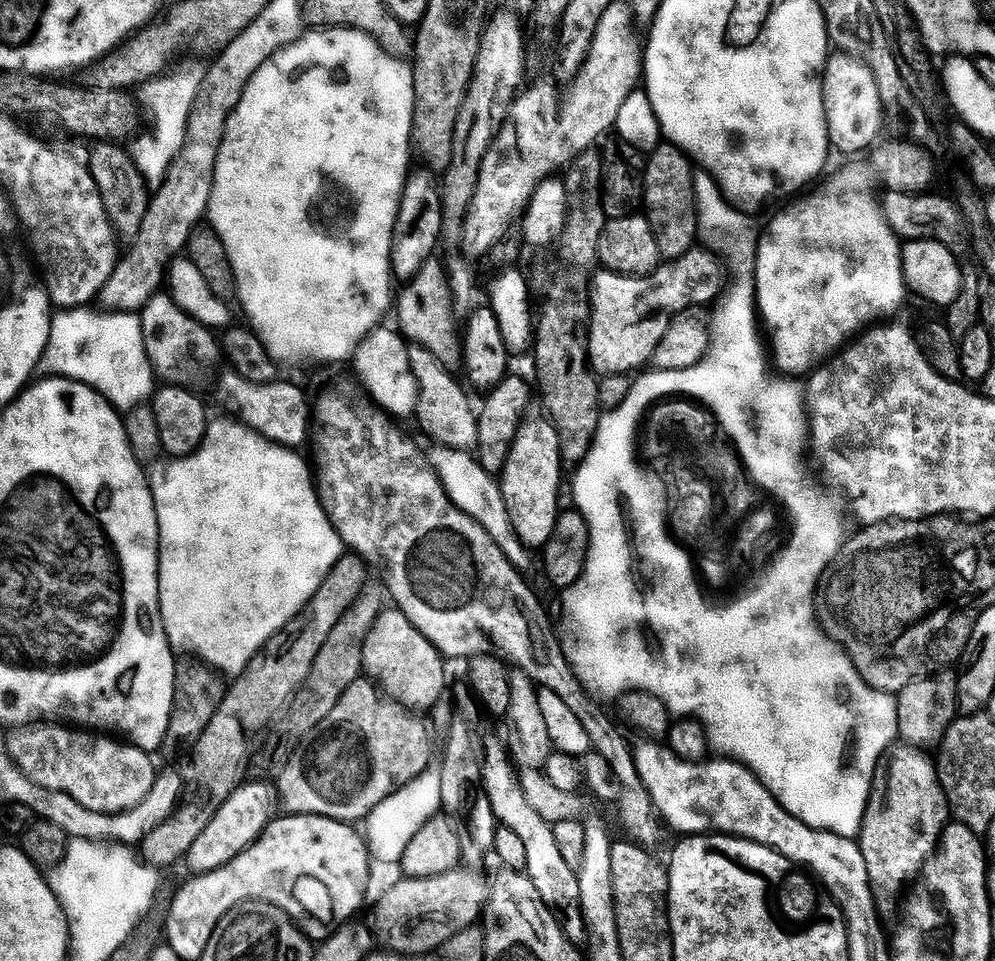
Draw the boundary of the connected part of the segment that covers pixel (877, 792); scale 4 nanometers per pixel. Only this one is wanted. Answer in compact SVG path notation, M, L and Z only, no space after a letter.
M907 746L897 747L891 756L887 761L888 769L885 772L883 769L882 772L884 792L880 786L873 787L872 797L868 800L868 809L864 815L864 825L861 826L858 837L861 852L869 870L869 881L871 883L876 880L876 884L888 884L888 880L909 880L909 878L919 877L920 871L927 866L928 859L932 855L934 857L937 855L941 841L945 837L945 831L950 824L947 794L939 780L939 770L933 757L927 751Z

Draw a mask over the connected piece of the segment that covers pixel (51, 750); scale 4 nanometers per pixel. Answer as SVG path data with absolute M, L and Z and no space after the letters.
M29 722L13 727L9 732L12 733L6 736L8 753L22 774L39 788L70 794L70 798L74 798L74 802L82 802L86 810L110 815L128 812L142 804L155 786L158 769L152 765L153 757L131 742L121 742L111 735L97 734L92 730L77 730L60 722Z

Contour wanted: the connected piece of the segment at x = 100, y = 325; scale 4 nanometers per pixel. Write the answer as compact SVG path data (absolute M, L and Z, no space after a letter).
M64 310L51 319L48 346L40 359L37 375L88 384L117 411L132 411L138 404L145 403L155 389L153 365L145 348L141 317L134 312L102 314L92 310Z

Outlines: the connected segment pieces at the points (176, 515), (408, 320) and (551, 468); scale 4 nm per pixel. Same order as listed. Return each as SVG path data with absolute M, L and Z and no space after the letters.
M213 419L211 423L209 423L208 433L204 439L204 444L194 454L173 459L171 462L168 462L172 464L166 465L165 468L153 467L151 469L153 472L150 472L150 483L152 485L152 495L160 498L156 501L158 530L160 531L160 613L162 614L162 622L164 623L164 629L166 630L166 638L170 641L173 649L175 649L177 653L189 652L190 655L197 656L197 658L200 659L197 661L203 662L208 668L215 670L217 673L223 674L225 677L230 676L230 678L237 678L247 670L248 664L256 655L265 651L265 649L271 645L268 643L270 643L271 640L274 639L288 623L290 623L296 616L300 615L303 609L305 611L311 605L312 599L317 594L323 582L326 581L331 571L333 571L337 563L339 563L340 559L345 555L346 545L341 536L337 533L336 527L332 523L331 516L328 515L323 499L319 494L313 471L311 474L307 464L298 456L300 454L297 451L289 449L281 444L272 443L264 436L260 436L259 433L254 431L254 429L248 428L247 425L241 423L239 419L228 419L230 420Z
M433 258L418 270L418 274L403 285L404 293L399 293L394 316L400 319L399 331L409 341L419 342L435 354L446 365L462 356L462 340L457 334L458 317L452 305L452 291L448 281L448 270L443 259Z
M516 436L498 483L512 519L512 528L529 549L543 549L556 530L562 511L560 483L565 476L564 464L559 468L556 468L556 464L544 464L544 468L540 468L540 464L528 464L528 436Z

